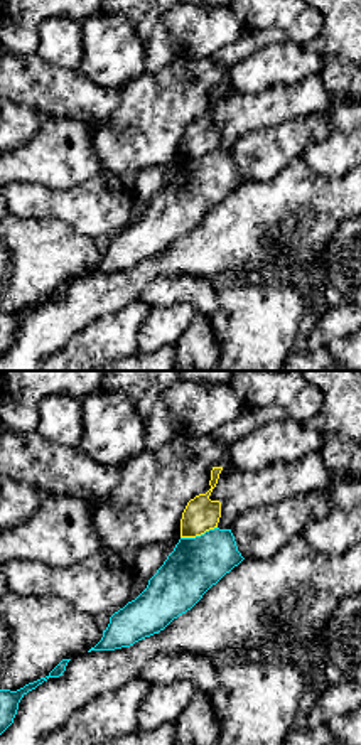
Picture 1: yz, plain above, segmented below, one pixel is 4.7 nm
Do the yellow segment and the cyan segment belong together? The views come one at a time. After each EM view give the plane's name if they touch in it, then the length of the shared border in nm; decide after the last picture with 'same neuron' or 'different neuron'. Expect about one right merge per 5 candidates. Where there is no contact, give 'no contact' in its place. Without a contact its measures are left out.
contact in yz; length 190 nm

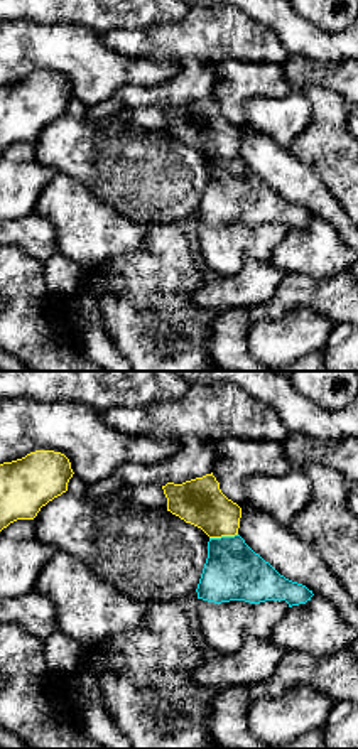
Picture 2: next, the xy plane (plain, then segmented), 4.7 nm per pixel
contact in xy; length 140 nm

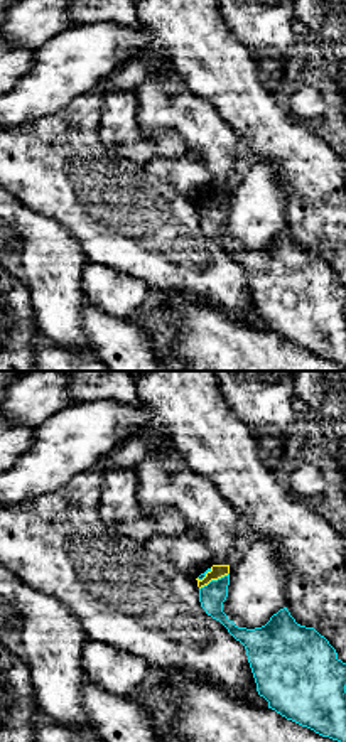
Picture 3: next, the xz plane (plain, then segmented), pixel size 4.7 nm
contact in xz; length 170 nm

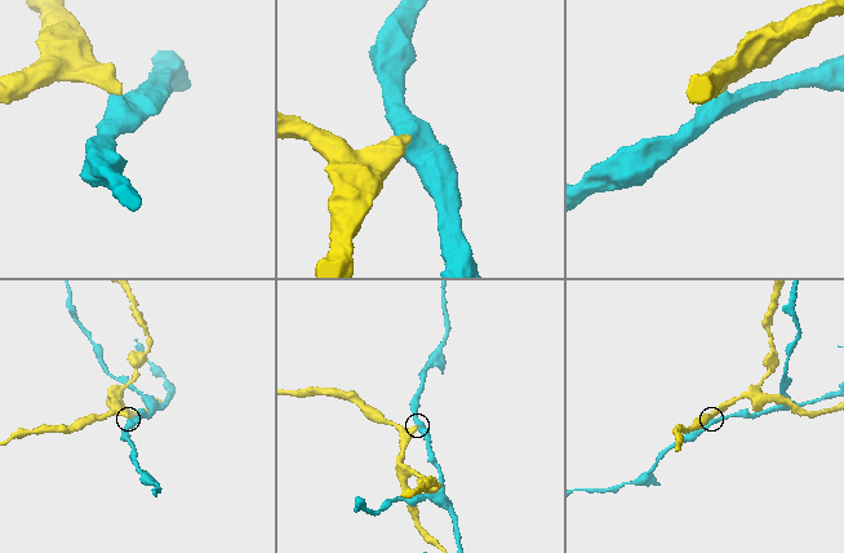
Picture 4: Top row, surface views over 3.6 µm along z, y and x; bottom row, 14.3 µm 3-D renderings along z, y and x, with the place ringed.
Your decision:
different neuron

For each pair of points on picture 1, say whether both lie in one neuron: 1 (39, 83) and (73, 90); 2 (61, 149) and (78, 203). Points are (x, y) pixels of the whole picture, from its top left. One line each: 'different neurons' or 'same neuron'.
1: same neuron
2: different neurons

